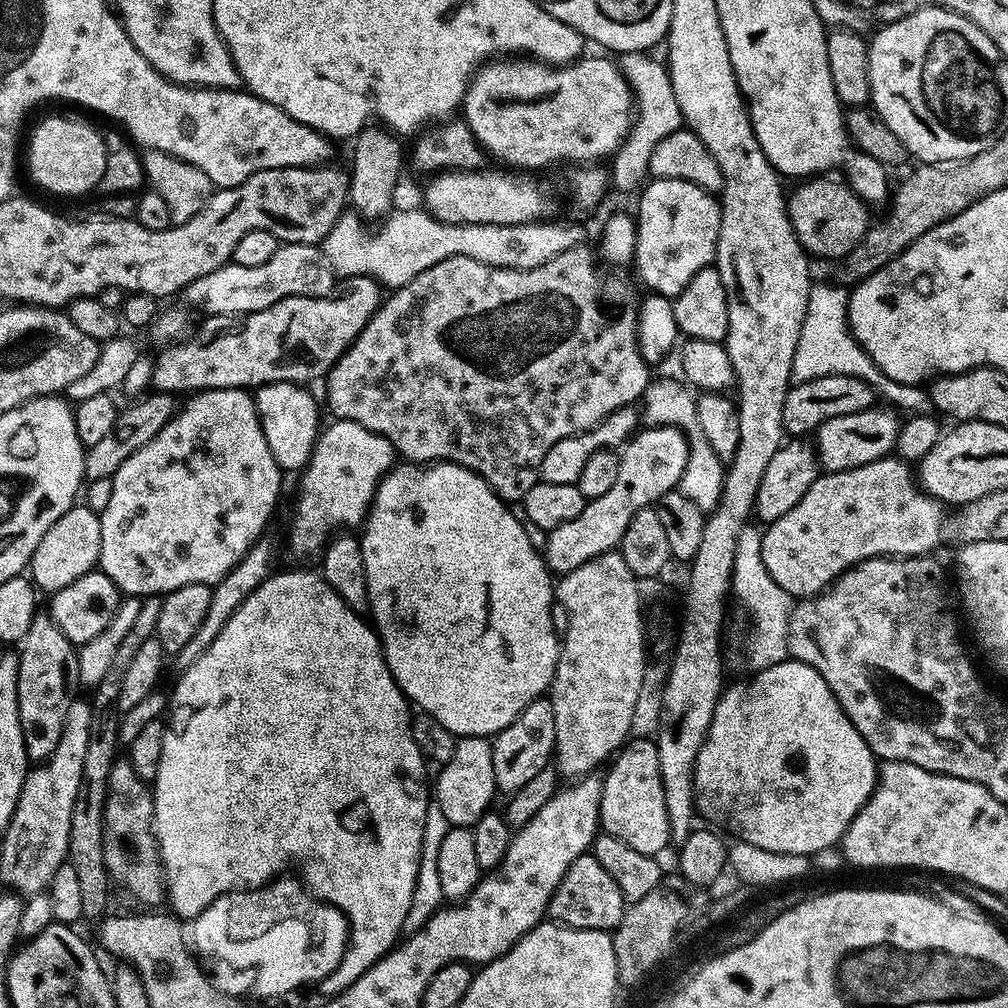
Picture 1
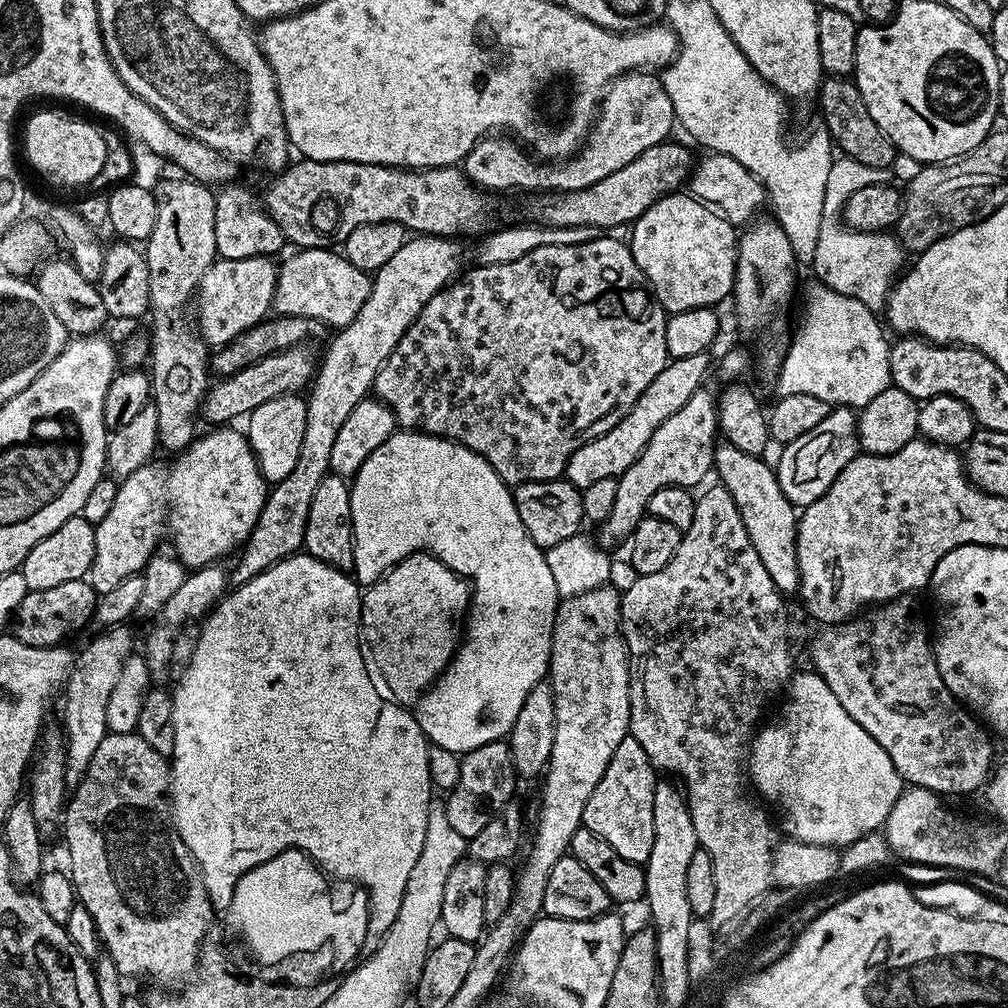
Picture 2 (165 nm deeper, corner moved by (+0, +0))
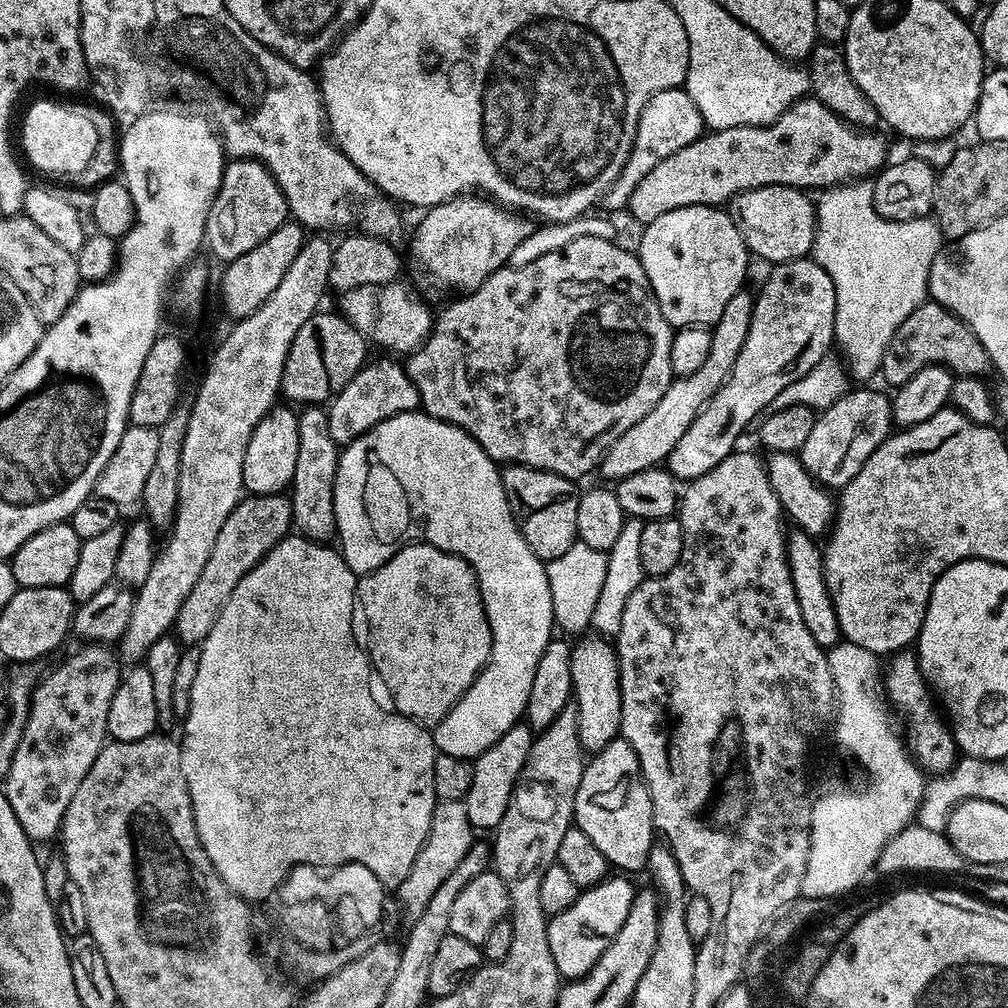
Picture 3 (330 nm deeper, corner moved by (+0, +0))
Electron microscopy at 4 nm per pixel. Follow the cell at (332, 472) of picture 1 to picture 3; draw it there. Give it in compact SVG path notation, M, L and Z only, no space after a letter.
M373 359L365 363L327 405L330 438L334 438L336 444L343 446L354 442L362 434L378 426L378 422L386 422L386 418L394 418L403 412L415 412L420 408L420 395L414 382L410 382L407 367L401 361L400 364L396 361L399 359L388 359L392 360Z

